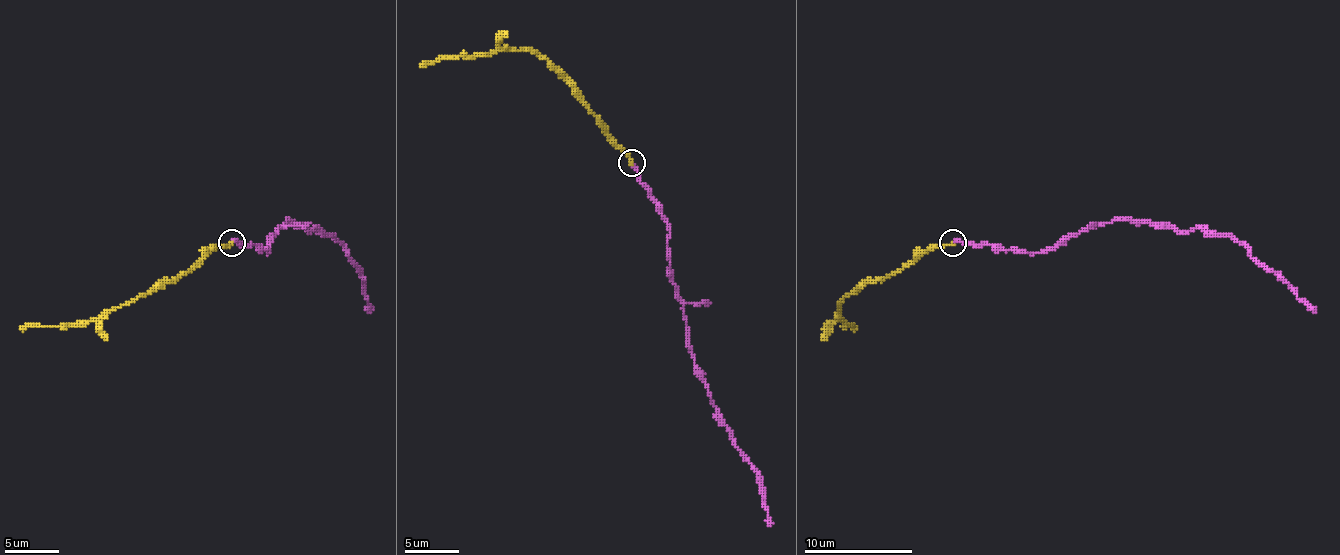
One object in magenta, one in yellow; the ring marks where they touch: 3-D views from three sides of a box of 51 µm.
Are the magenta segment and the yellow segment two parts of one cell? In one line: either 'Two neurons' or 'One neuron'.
One neuron

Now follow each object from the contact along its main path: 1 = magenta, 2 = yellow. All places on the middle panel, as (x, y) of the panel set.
1: (632, 164), (670, 232), (670, 279), (683, 306), (686, 346), (697, 376), (732, 444), (760, 477), (770, 526)
2: (632, 162), (580, 94), (529, 50), (436, 58), (420, 66)

